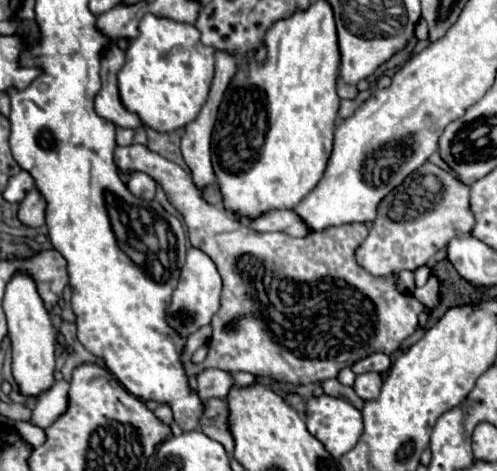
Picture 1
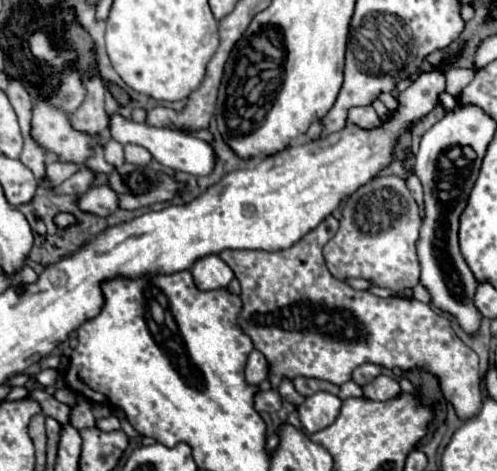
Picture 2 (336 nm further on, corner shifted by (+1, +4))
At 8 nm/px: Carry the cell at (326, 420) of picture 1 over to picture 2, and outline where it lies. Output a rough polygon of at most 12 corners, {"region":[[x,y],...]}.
{"region":[[315,392],[297,406],[309,434],[327,428],[339,414],[341,400]]}

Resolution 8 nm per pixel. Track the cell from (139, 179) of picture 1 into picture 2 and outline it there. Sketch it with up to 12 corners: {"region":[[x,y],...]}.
{"region":[[91,186],[77,198],[81,212],[107,218],[117,210],[109,186]]}

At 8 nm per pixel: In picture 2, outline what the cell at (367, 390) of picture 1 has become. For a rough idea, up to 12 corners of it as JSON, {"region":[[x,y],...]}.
{"region":[[381,374],[363,388],[369,400],[391,400],[401,394],[399,382]]}

